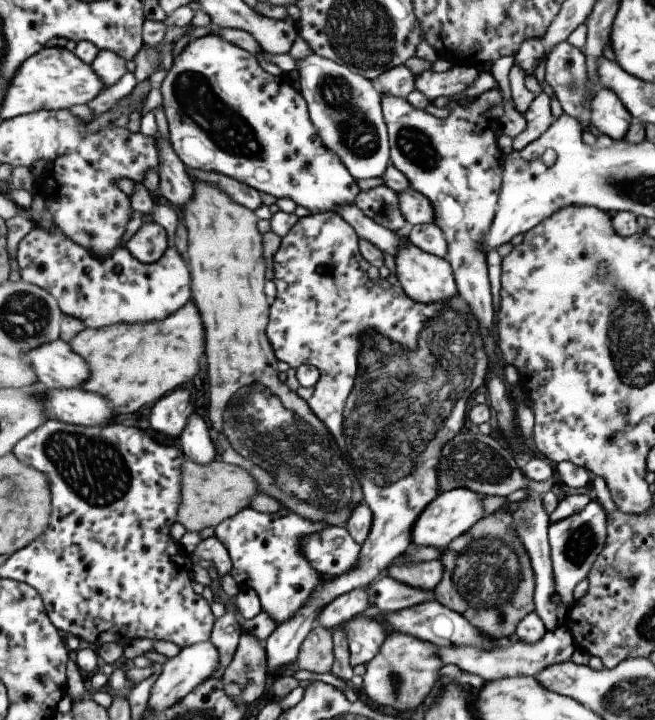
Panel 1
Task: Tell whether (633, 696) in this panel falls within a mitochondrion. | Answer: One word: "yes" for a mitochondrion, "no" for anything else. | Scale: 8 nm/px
yes

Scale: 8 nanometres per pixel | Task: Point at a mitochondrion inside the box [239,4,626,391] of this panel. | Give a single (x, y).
(342, 104)

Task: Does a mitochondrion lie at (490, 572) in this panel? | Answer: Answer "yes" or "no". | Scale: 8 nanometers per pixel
yes

